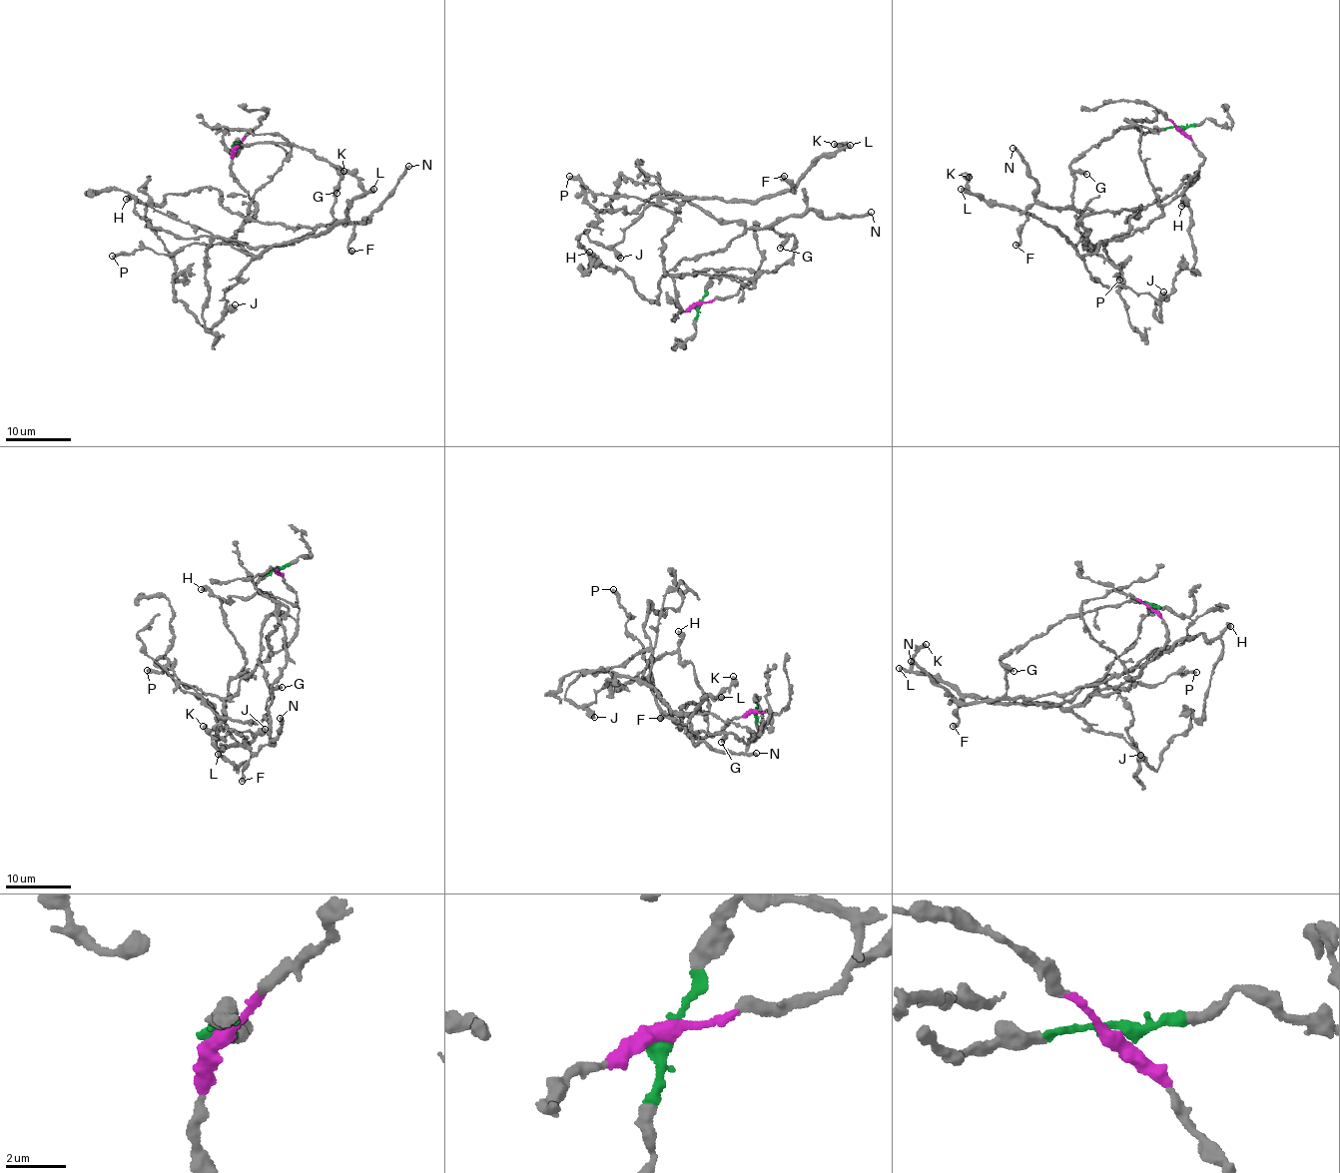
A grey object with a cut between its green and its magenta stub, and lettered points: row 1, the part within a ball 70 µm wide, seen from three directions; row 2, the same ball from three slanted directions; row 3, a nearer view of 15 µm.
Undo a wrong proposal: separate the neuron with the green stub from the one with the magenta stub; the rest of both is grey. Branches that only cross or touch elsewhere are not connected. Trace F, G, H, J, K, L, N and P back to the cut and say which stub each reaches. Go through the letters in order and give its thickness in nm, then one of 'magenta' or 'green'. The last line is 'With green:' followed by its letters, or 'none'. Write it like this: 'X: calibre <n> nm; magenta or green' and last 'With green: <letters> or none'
F: calibre 480 nm; magenta
G: calibre 360 nm; green
H: calibre 480 nm; green
J: calibre 650 nm; magenta
K: calibre 440 nm; magenta
L: calibre 500 nm; magenta
N: calibre 280 nm; green
P: calibre 400 nm; magenta
With green: G, H, N

